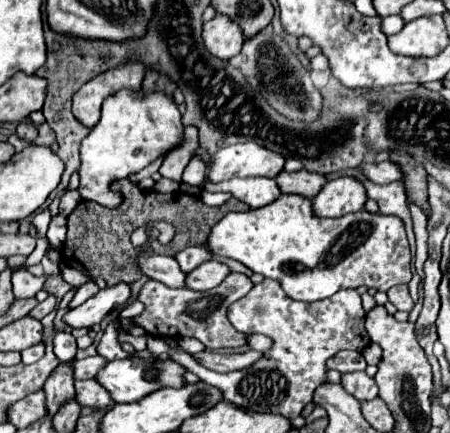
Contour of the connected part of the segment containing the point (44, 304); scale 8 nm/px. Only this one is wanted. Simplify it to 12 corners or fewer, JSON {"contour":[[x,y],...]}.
{"contour":[[49,295],[45,301],[29,313],[35,319],[43,319],[57,305],[55,295]]}

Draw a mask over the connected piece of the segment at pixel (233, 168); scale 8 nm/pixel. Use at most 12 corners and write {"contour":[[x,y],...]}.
{"contour":[[257,143],[215,153],[209,181],[275,177],[285,157]]}

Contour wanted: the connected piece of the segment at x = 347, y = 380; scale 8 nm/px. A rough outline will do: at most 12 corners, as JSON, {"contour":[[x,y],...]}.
{"contour":[[365,371],[341,375],[341,385],[359,401],[377,397]]}

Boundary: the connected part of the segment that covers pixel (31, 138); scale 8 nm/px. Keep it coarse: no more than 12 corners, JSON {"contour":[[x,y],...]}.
{"contour":[[19,123],[17,135],[27,143],[35,143],[37,127]]}

